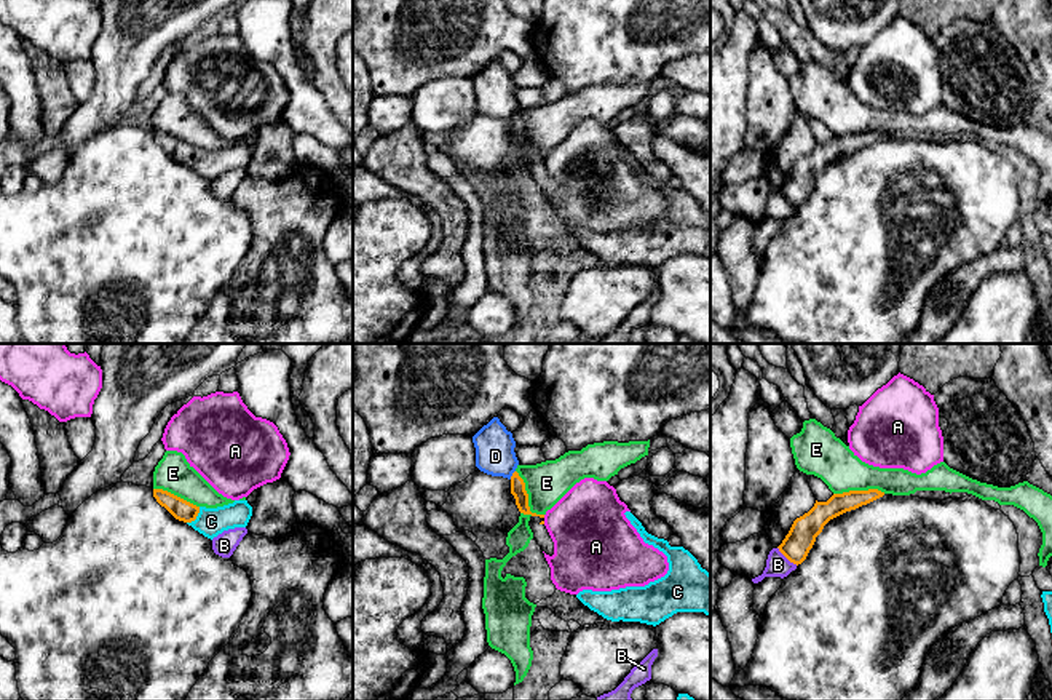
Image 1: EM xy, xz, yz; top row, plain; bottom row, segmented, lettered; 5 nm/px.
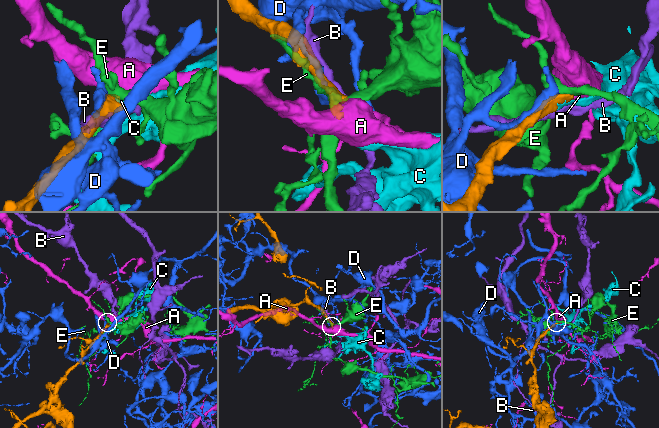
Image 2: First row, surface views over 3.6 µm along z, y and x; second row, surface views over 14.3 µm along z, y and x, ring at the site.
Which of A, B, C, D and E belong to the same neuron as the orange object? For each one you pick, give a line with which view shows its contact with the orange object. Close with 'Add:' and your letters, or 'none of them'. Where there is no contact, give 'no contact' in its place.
C: xy
Add: C

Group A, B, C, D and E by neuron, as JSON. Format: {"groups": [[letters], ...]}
{"groups": [["A"], ["B"], ["C"], ["D"], ["E"]]}

